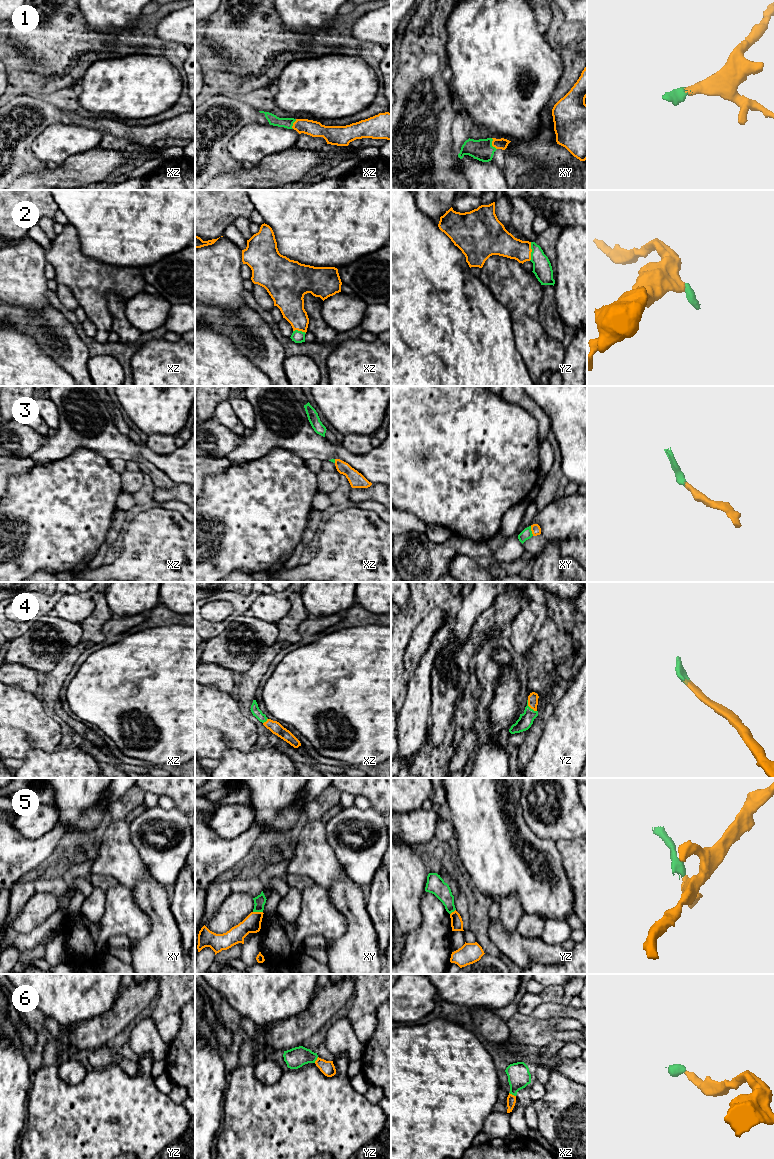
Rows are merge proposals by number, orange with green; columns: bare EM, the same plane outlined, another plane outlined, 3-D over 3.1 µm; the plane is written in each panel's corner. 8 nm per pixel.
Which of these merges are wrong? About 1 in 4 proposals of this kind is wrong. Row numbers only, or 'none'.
5

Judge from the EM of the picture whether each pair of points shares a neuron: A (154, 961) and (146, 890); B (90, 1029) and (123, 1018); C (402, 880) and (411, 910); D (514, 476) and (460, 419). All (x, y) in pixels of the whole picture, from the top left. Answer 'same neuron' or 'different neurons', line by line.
A: same neuron
B: same neuron
C: same neuron
D: same neuron

